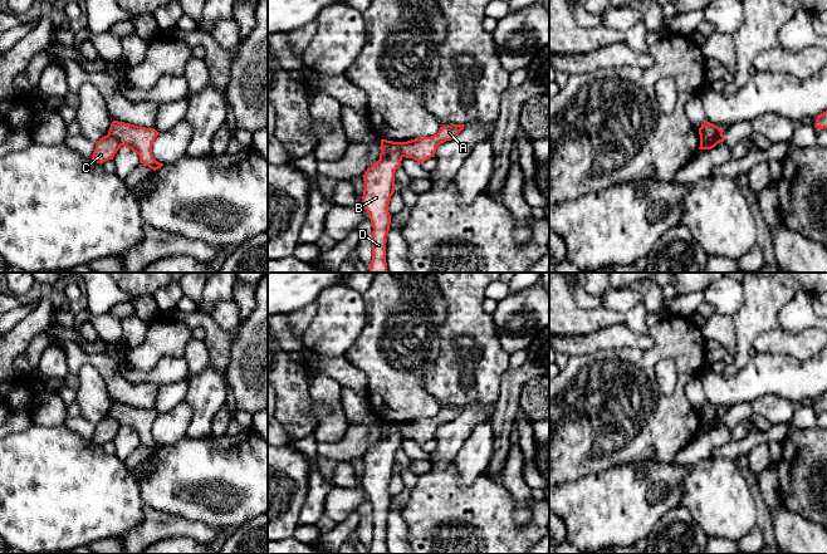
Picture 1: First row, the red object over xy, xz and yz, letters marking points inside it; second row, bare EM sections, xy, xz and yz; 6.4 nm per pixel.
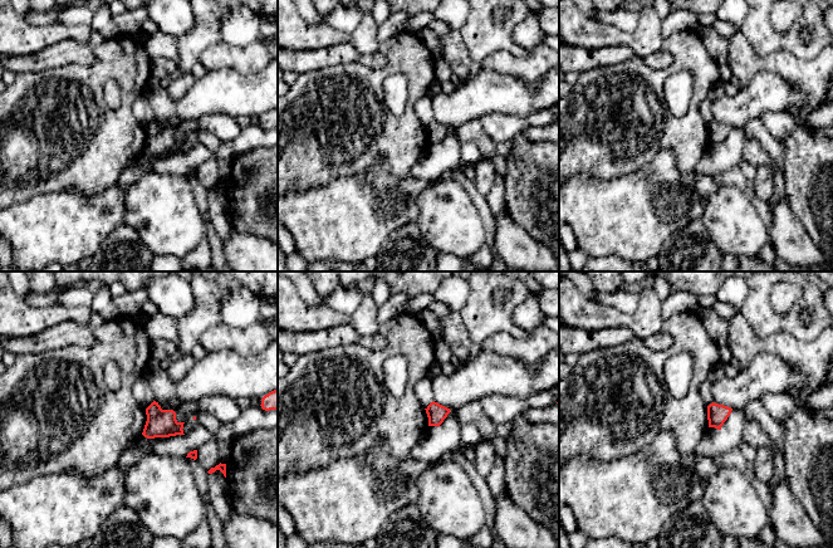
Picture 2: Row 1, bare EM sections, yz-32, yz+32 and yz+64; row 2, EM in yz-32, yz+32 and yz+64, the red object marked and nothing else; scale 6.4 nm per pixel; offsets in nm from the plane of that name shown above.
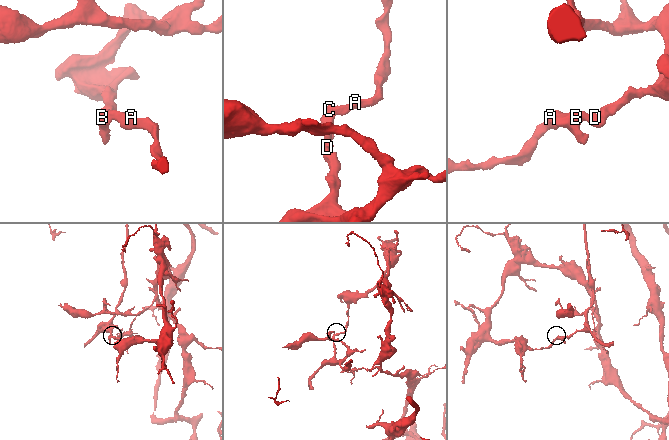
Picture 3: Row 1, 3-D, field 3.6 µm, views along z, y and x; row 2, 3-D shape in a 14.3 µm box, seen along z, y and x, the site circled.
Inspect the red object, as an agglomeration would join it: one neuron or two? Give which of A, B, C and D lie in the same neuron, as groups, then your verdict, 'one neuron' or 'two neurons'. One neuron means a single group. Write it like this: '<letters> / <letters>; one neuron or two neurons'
A / B C D; two neurons

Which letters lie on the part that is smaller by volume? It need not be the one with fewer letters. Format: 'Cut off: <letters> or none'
Cut off: B, C, D

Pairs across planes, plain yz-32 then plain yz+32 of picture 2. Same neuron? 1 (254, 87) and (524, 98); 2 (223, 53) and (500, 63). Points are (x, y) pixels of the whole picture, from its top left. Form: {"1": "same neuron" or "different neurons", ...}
{"1": "same neuron", "2": "same neuron"}

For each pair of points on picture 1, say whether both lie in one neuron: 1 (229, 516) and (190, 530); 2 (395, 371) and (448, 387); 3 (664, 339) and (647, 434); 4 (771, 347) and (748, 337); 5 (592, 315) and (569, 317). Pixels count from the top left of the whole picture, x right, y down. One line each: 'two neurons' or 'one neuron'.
1: two neurons
2: two neurons
3: one neuron
4: two neurons
5: one neuron

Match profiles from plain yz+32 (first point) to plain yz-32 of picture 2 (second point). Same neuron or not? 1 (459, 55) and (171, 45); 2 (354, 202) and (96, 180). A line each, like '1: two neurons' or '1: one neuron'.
1: one neuron
2: two neurons

